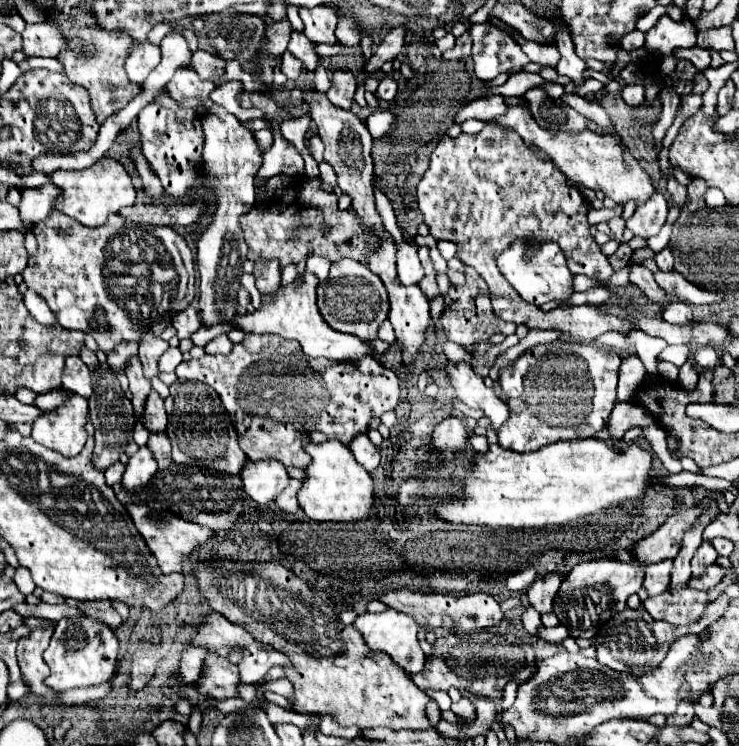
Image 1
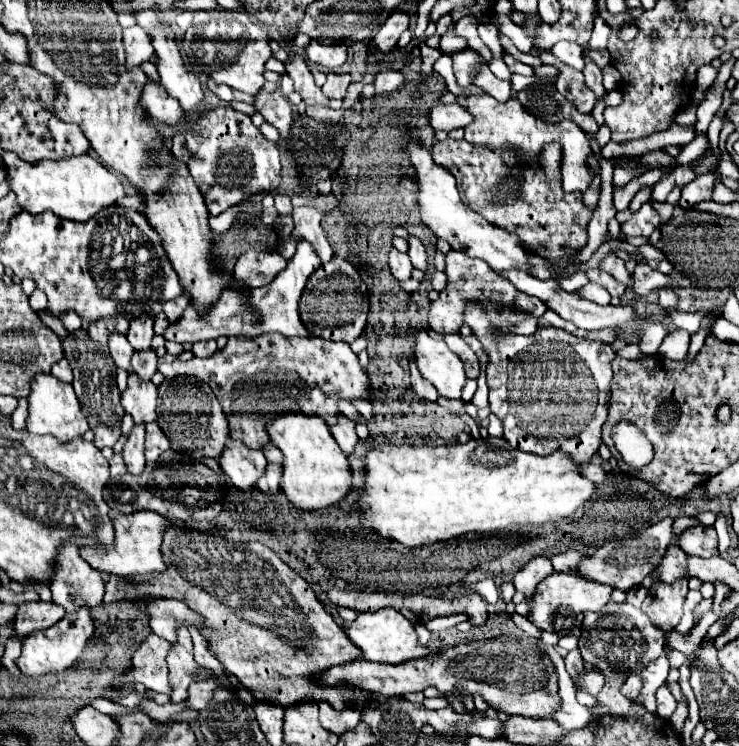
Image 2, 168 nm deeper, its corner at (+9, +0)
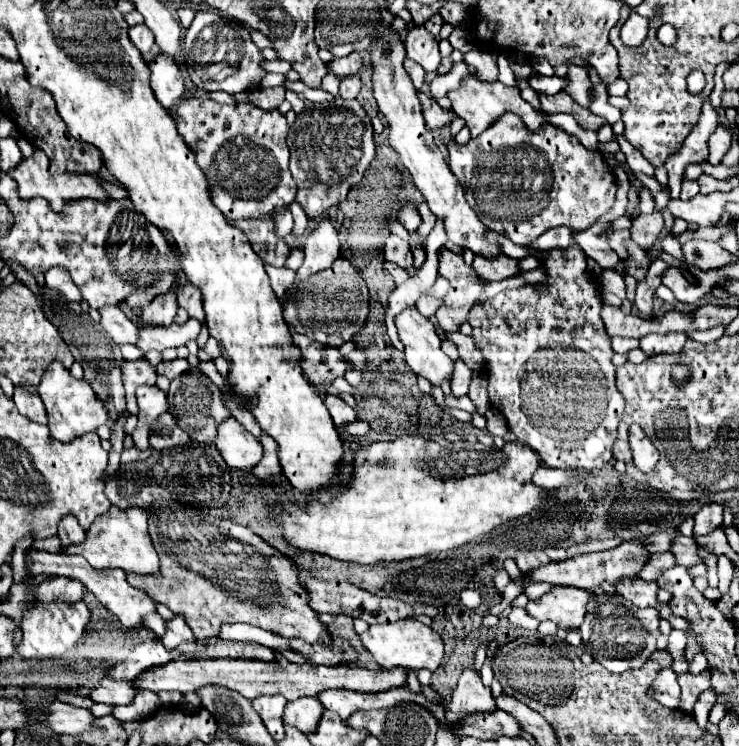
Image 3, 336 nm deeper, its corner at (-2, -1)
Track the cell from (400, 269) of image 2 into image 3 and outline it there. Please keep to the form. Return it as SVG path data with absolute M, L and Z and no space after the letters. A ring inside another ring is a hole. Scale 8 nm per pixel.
M388 237L386 245L382 249L382 255L384 255L386 261L396 263L402 269L412 267L412 249L410 249L410 243L400 239L400 237Z

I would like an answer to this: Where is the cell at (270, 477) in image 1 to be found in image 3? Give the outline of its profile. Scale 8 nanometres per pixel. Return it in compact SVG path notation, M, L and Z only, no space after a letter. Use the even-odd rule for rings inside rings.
M234 417L218 425L214 443L230 469L252 471L252 467L262 459L260 441L248 433Z

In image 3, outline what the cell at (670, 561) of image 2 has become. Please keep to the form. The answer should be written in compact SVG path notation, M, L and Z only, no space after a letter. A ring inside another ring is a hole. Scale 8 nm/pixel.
M666 551L666 553L654 553L652 557L648 557L646 565L638 573L638 579L642 579L642 581L656 581L656 577L662 571L666 571L666 569L670 569L674 565L676 565L676 561L674 561L674 555L670 551Z

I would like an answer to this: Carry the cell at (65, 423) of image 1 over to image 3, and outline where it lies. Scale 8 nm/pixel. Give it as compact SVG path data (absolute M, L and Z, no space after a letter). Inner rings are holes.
M54 361L46 369L42 383L38 385L38 393L46 405L46 411L48 411L50 435L58 441L68 443L74 437L96 431L100 425L104 425L108 421L108 411L104 407L104 401L94 393L90 383L86 379L74 379L70 375L70 371L64 365L60 365L60 361Z

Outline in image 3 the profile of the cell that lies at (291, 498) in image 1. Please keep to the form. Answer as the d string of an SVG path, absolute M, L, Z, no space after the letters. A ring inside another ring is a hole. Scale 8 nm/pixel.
M268 433L260 435L260 443L264 447L264 457L260 459L260 465L256 465L256 469L252 473L258 479L270 479L282 471L280 463L278 463L278 447L276 447L276 441Z

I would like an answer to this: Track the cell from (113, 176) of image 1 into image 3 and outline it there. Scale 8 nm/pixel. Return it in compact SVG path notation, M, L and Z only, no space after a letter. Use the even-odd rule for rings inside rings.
M34 149L34 153L26 159L20 161L20 165L16 165L16 169L12 169L8 173L16 183L18 183L18 195L22 199L30 199L30 197L44 197L50 207L54 211L62 211L62 205L64 201L70 201L70 199L100 199L100 201L106 201L108 195L106 191L100 187L98 183L98 177L96 175L76 175L76 173L62 173L62 175L54 175L48 171L48 157L46 153L42 153L40 149Z

